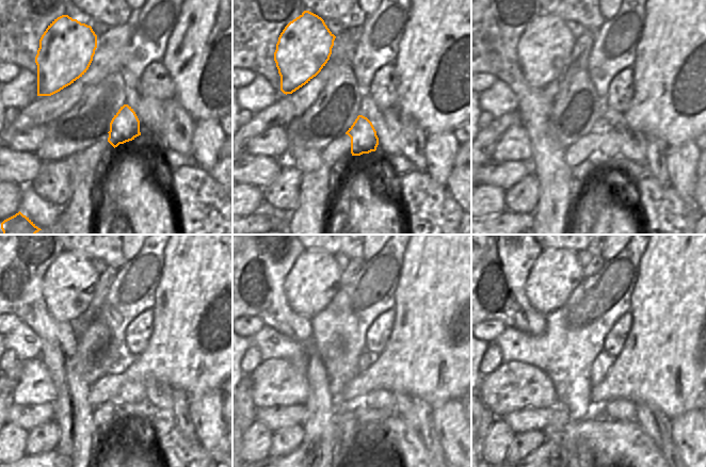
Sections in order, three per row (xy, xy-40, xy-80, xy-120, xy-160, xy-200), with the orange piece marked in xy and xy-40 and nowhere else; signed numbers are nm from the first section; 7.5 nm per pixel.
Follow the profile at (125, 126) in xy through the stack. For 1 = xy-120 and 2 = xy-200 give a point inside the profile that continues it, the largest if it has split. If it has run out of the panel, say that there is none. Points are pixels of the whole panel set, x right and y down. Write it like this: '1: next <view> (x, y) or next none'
1: next xy-120 (132, 390)
2: next xy-200 (594, 409)

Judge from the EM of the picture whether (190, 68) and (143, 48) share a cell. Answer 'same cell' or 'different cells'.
different cells

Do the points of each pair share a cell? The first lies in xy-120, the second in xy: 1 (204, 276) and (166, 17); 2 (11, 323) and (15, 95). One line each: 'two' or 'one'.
1: two
2: two

